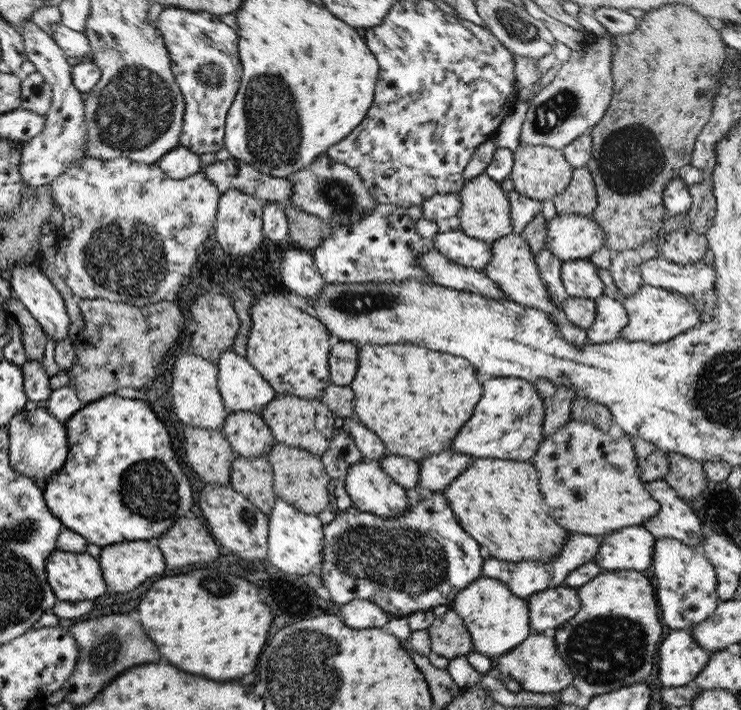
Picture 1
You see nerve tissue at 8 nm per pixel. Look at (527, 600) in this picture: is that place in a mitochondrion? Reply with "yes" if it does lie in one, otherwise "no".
no

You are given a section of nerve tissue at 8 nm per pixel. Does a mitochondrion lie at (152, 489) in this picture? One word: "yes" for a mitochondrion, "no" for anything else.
yes

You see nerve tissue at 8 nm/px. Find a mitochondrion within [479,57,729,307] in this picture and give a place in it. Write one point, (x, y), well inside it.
(629, 159)

